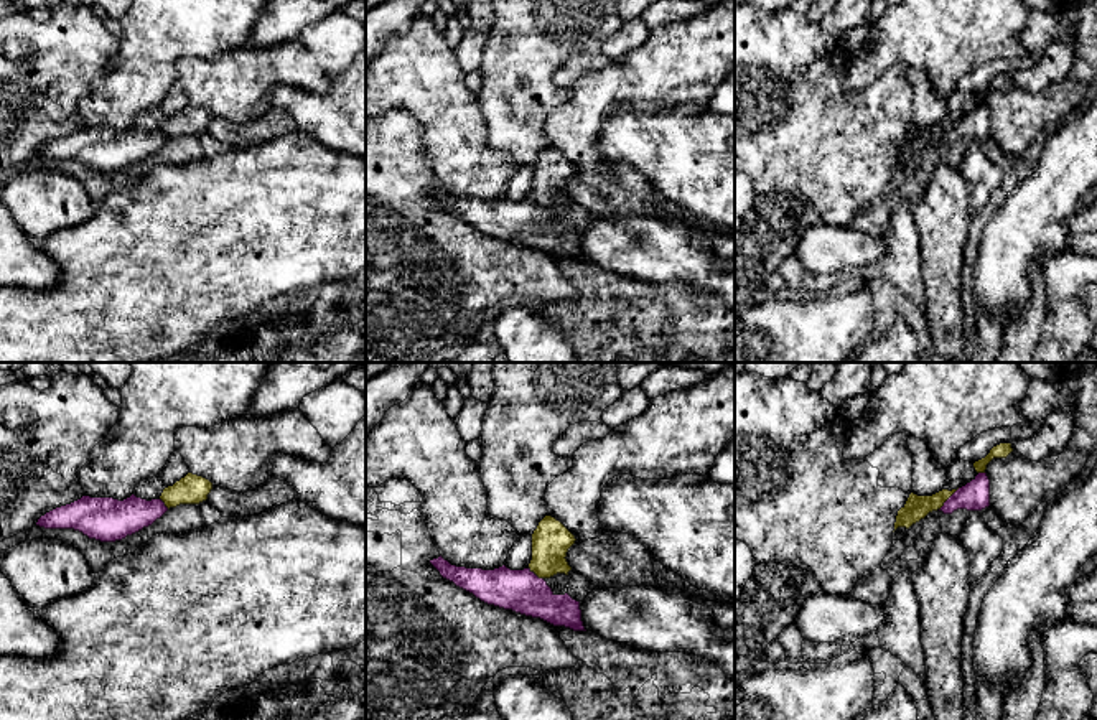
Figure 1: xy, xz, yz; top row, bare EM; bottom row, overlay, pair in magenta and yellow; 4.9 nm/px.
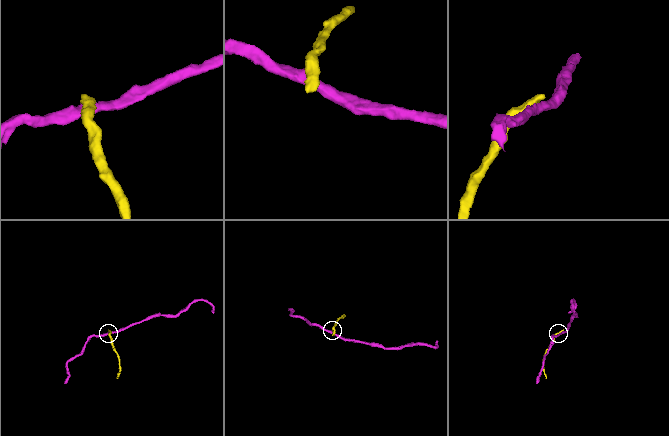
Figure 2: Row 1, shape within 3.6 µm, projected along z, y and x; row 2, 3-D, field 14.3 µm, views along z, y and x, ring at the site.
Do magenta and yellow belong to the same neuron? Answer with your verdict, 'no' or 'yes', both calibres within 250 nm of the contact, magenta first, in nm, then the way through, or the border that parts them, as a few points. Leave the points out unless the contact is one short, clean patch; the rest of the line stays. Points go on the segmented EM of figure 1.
no; 140 nm thick on the magenta side, 120 nm on the other; border along yz (959, 488), (939, 509)

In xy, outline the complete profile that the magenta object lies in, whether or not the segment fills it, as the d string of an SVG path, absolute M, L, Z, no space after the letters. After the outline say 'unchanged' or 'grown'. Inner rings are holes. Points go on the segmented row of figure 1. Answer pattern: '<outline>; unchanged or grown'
M132 494L119 501L114 498L81 499L56 507L41 516L36 526L44 529L74 529L100 542L122 540L160 519L168 507L161 499L142 499Z; unchanged

